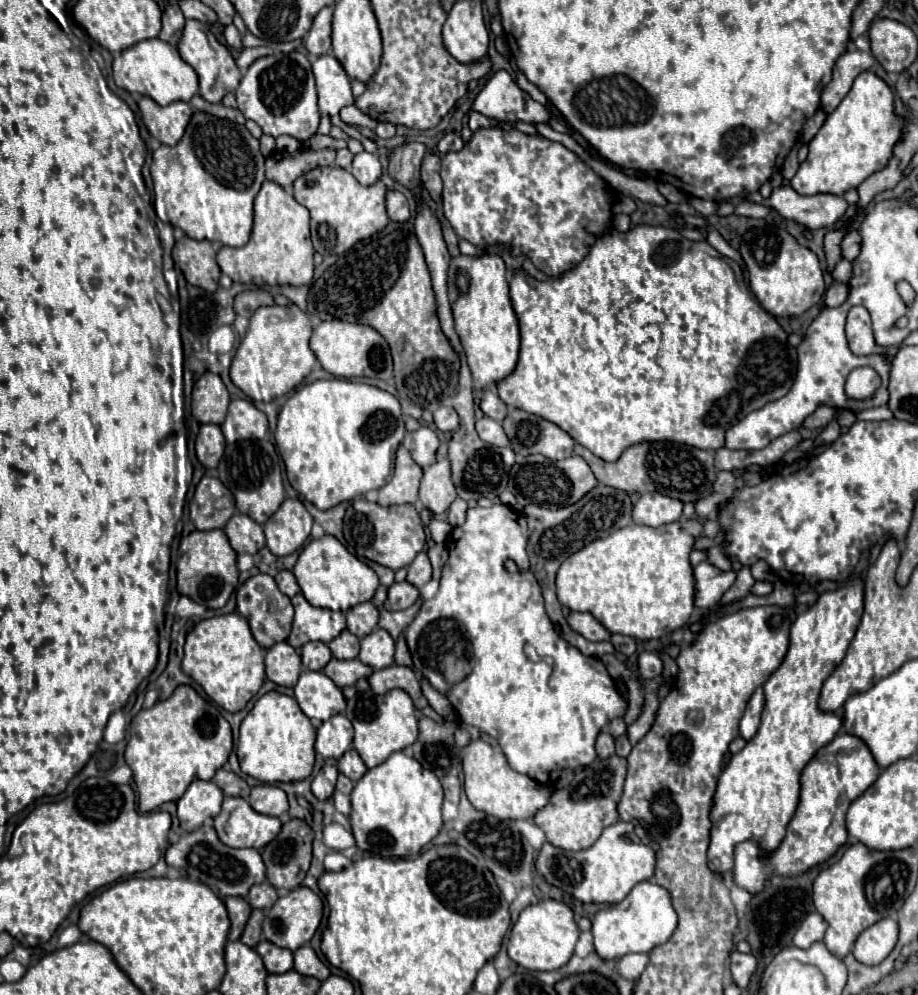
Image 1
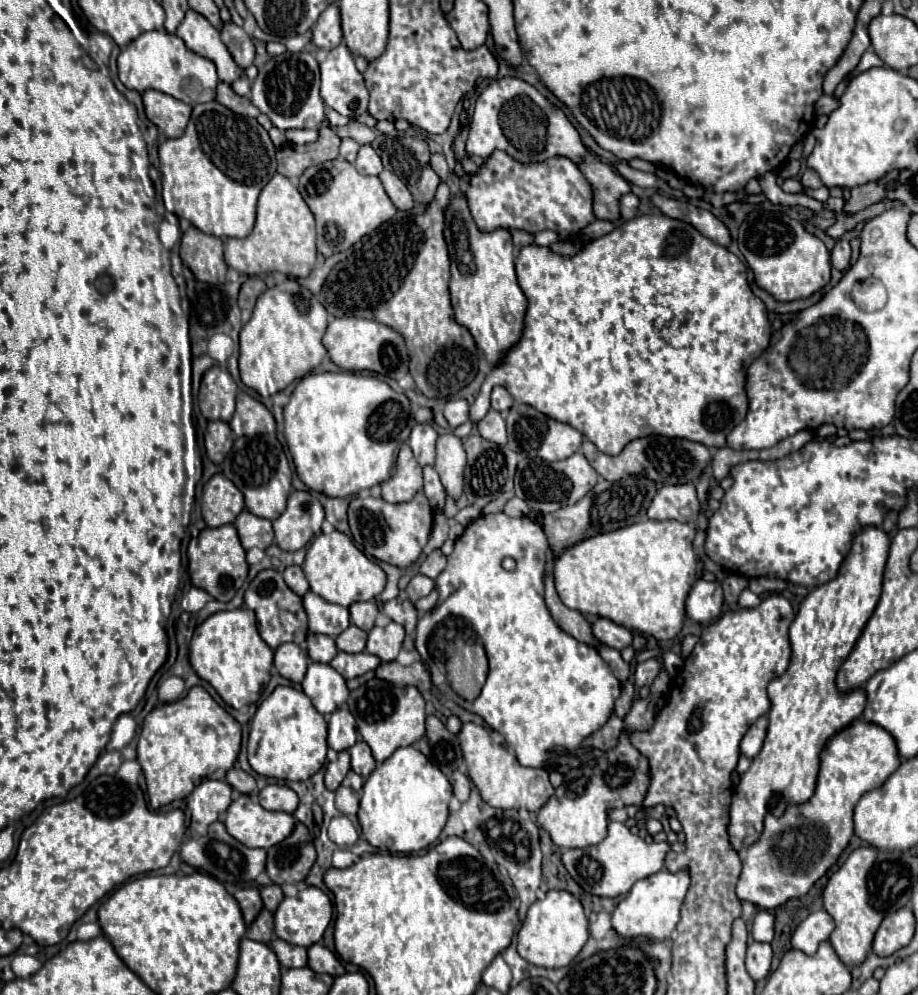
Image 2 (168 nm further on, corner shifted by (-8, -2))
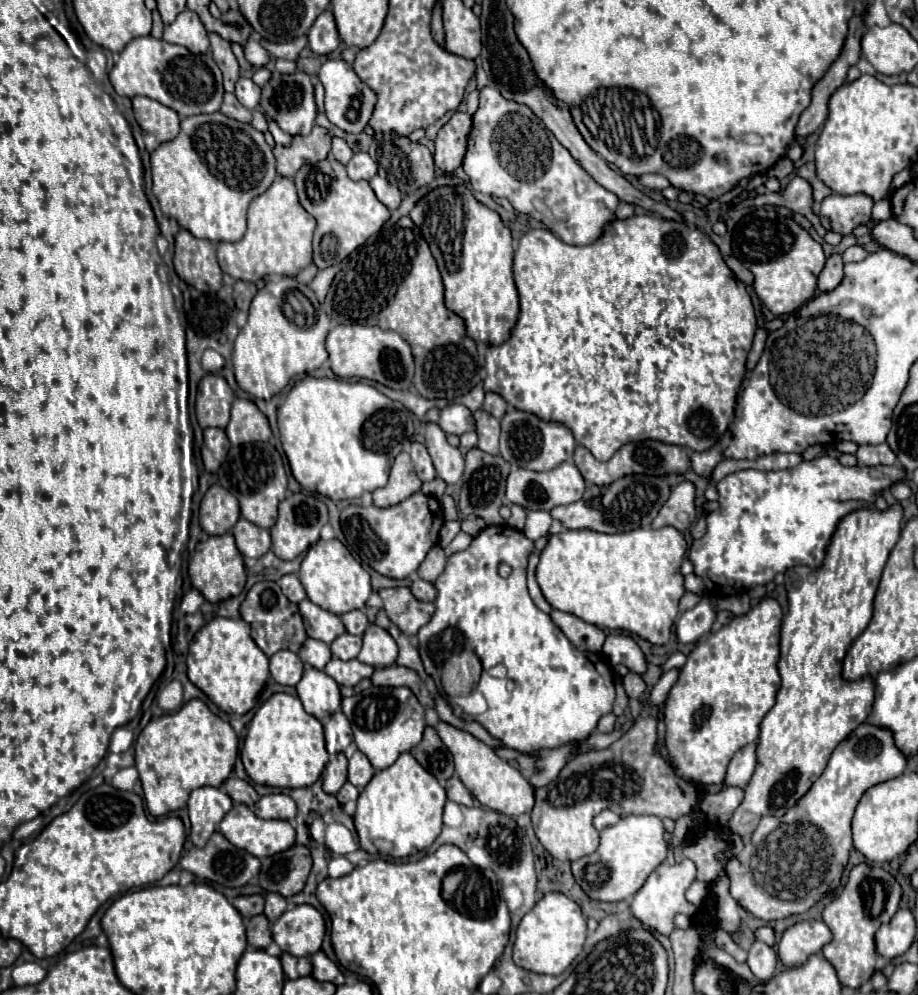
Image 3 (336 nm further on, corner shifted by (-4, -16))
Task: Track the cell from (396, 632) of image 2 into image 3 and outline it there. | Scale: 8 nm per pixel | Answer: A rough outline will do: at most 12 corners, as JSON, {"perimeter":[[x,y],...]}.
{"perimeter":[[371,624],[357,660],[387,668],[397,660],[397,642]]}

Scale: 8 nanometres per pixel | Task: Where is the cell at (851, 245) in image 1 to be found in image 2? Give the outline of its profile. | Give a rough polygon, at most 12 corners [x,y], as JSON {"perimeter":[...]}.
{"perimeter":[[837,240],[831,250],[831,264],[845,270],[851,262],[851,246]]}

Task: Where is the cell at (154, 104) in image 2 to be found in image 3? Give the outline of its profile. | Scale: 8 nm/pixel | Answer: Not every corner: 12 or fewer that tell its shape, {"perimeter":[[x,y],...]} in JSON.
{"perimeter":[[135,96],[135,120],[157,142],[173,140],[181,124],[175,110]]}

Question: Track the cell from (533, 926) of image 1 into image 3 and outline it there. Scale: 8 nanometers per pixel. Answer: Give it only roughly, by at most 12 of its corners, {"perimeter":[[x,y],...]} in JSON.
{"perimeter":[[559,892],[515,932],[513,962],[559,976],[581,954],[587,922]]}

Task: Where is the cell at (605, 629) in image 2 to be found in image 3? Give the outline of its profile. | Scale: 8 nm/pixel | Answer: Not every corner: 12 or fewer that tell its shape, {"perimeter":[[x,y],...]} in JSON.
{"perimeter":[[607,634],[603,656],[643,674],[647,660],[627,634]]}

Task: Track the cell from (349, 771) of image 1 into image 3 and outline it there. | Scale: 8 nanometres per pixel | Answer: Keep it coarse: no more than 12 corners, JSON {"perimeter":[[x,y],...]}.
{"perimeter":[[363,752],[349,758],[349,782],[363,790],[375,768]]}

